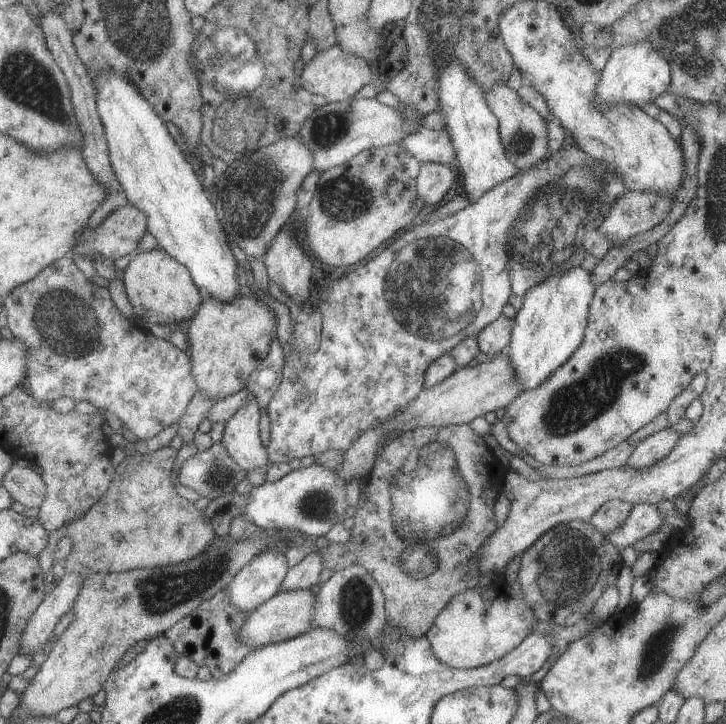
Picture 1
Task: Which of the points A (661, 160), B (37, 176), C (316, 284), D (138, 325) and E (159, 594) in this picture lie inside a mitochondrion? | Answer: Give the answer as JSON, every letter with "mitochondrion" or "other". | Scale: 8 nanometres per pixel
{"A":"other","B":"other","C":"other","D":"other","E":"mitochondrion"}

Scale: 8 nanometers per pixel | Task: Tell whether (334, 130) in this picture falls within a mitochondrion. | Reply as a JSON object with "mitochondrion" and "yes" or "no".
{"mitochondrion":"yes"}

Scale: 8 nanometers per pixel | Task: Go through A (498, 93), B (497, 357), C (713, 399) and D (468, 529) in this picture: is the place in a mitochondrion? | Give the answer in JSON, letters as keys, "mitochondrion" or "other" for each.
{"A":"other","B":"other","C":"other","D":"other"}

